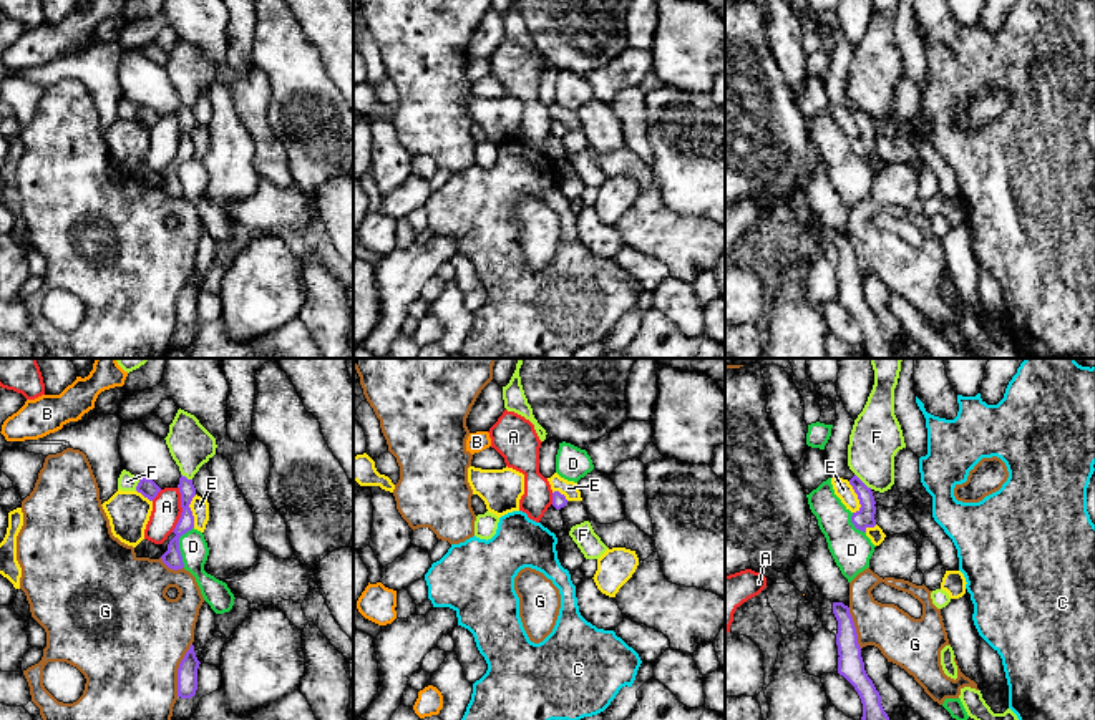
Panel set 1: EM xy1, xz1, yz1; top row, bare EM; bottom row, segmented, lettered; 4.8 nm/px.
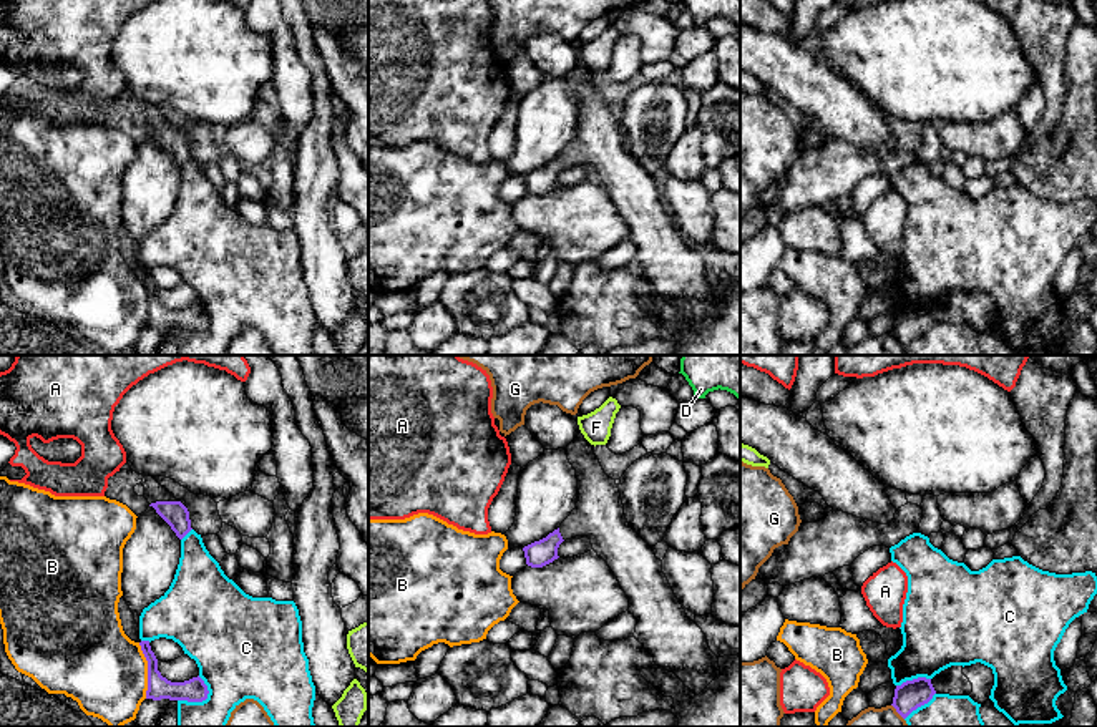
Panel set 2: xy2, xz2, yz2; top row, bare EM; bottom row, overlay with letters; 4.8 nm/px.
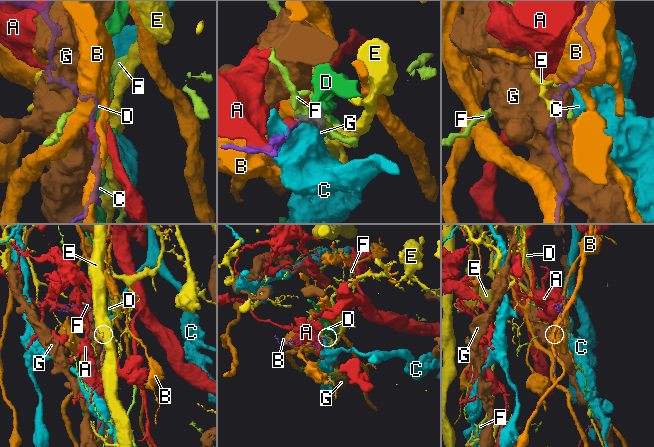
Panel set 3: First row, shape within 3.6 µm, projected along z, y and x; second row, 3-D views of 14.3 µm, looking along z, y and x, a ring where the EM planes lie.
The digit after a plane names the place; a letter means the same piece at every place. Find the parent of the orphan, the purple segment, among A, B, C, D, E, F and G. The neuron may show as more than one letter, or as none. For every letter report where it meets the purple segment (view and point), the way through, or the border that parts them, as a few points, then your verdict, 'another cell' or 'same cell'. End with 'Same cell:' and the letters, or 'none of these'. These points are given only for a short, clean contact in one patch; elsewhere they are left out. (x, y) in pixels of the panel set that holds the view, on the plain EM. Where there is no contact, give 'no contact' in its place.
A: meets purple in xy1 at (183, 138); another cell
B: meets purple in xy2 at (148, 299); another cell
C: meets purple in xy2 at (198, 329); another cell
D: meets purple in xy1 at (178, 175); border along xy1 (193, 155), (180, 166), (183, 194); another cell
E: meets purple in yz1 at (858, 126); border along yz1 (848, 110), (860, 133), (855, 141); another cell
F: meets purple in yz1 at (861, 110); border along yz1 (855, 102), (871, 116); another cell
G: meets purple in xy1 at (178, 297); another cell
Same cell: none of these

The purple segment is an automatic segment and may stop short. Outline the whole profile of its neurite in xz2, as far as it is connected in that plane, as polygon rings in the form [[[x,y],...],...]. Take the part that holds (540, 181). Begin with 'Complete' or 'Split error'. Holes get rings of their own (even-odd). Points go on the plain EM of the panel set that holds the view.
Split error. [[[578,56],[564,78],[576,98],[578,131],[558,158],[523,176],[526,193],[543,196],[559,186],[563,169],[588,164],[629,227],[629,241],[637,247],[634,266],[656,294],[674,300],[699,324],[715,307],[719,285],[687,246],[652,174],[627,151],[616,108],[604,101],[594,73]]]

